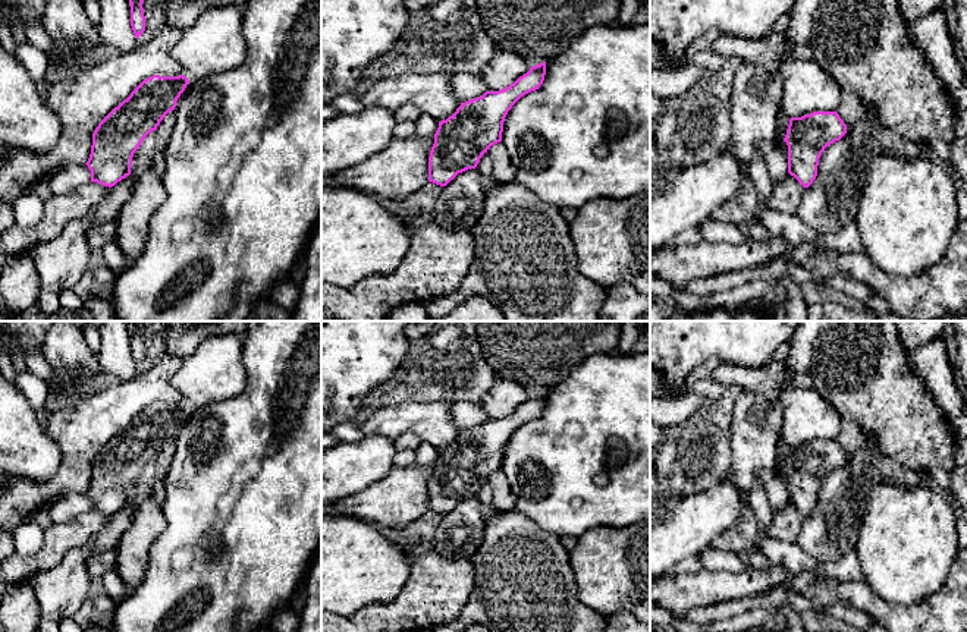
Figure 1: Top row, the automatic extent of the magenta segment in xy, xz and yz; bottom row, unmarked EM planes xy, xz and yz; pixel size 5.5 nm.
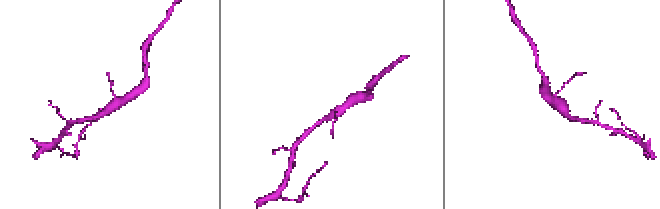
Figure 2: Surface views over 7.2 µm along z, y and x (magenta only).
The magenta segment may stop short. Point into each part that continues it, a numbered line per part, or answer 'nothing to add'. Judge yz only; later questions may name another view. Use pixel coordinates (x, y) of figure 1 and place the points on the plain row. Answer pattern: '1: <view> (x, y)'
nothing to add

